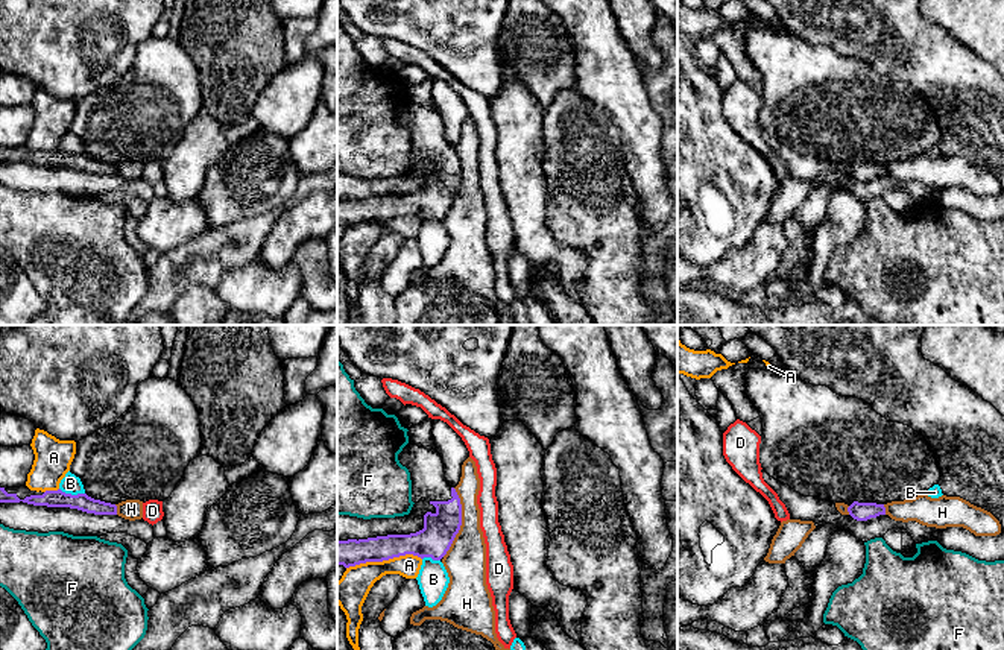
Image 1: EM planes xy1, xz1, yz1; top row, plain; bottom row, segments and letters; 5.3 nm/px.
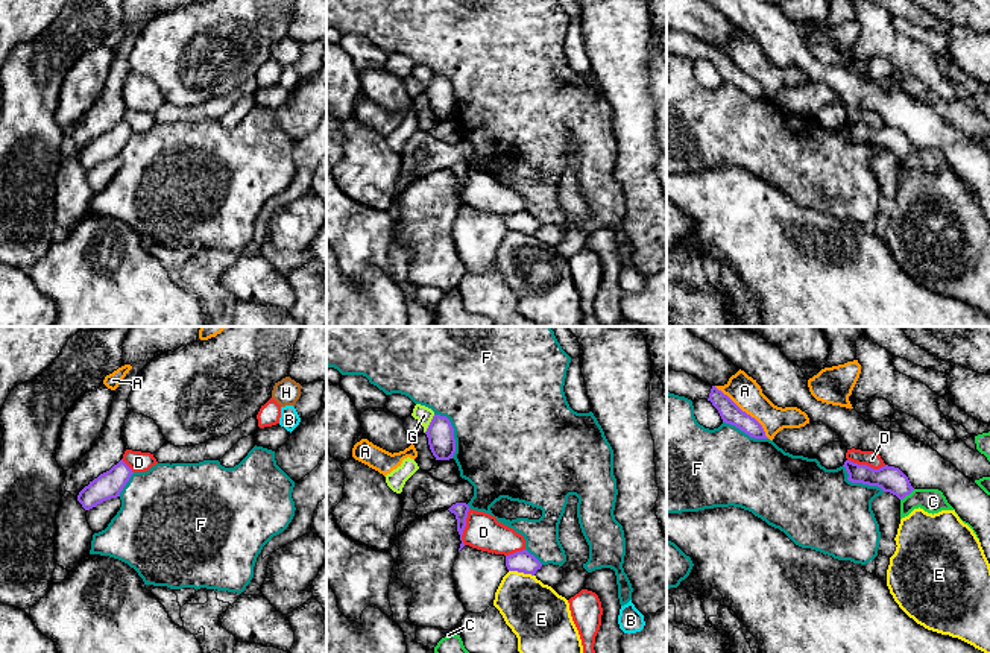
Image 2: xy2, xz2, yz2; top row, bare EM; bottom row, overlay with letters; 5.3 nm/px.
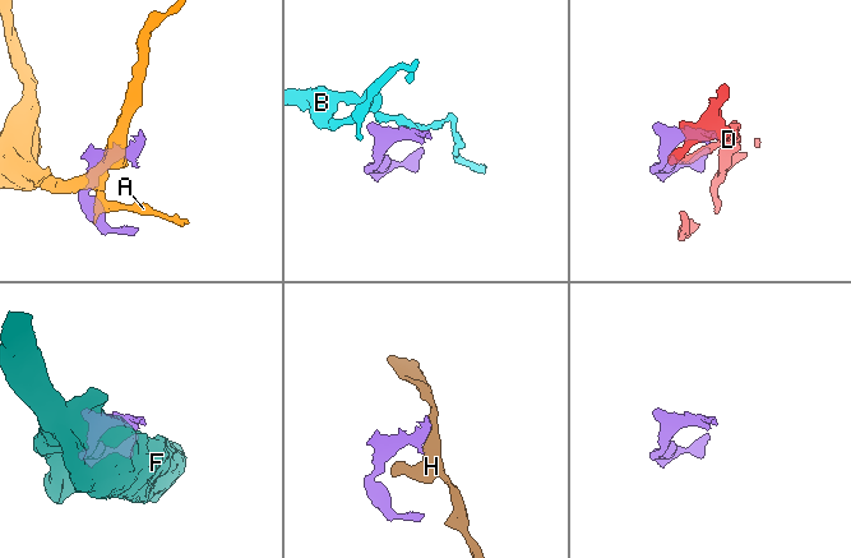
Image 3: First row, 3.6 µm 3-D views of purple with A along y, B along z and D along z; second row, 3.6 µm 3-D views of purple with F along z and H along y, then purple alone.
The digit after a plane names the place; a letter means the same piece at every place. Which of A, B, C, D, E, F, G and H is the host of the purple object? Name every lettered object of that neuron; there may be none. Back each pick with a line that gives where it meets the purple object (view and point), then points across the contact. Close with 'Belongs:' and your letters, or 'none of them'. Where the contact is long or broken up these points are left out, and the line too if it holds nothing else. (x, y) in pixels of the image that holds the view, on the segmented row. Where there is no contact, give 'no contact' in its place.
C: meets purple in yz2 at (907, 494); runs through yz2 (890, 479), (907, 494), (933, 501)
Belongs: C

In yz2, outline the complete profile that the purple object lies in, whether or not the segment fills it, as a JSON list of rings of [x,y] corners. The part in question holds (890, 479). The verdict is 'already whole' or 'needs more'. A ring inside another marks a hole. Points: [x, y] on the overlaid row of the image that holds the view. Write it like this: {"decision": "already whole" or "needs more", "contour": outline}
{"decision": "needs more", "contour": [[[846,460],[843,466],[849,474],[849,481],[878,486],[884,492],[896,495],[900,500],[900,519],[919,507],[932,515],[941,510],[955,510],[941,491],[914,489],[899,468],[885,465],[879,469],[873,469],[850,460]]]}

